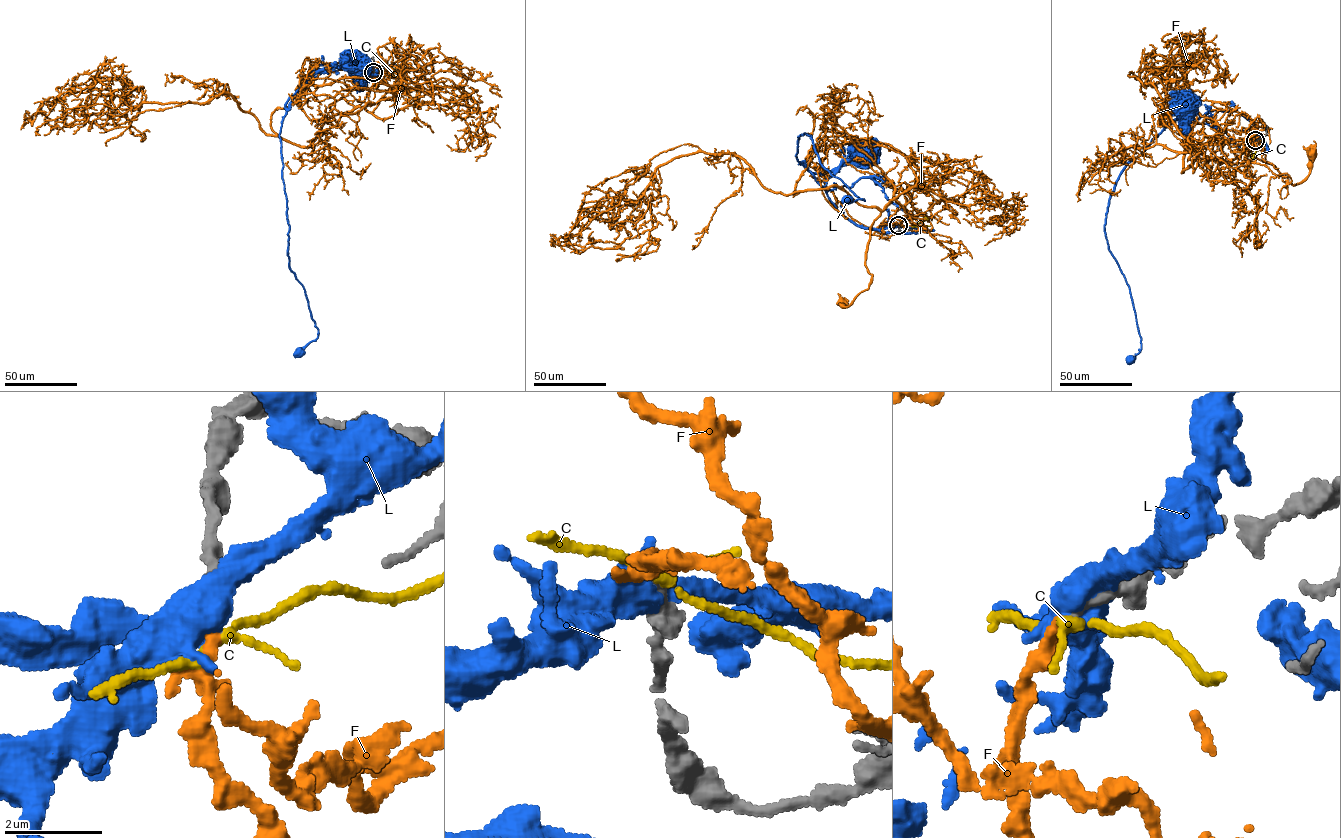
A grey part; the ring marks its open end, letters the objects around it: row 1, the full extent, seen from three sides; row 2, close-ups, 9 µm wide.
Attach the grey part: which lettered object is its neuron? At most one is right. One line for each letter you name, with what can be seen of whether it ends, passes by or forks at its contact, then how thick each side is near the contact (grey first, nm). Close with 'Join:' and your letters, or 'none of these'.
F: it passes by; calibres 200 and 180 nm
Join: F

